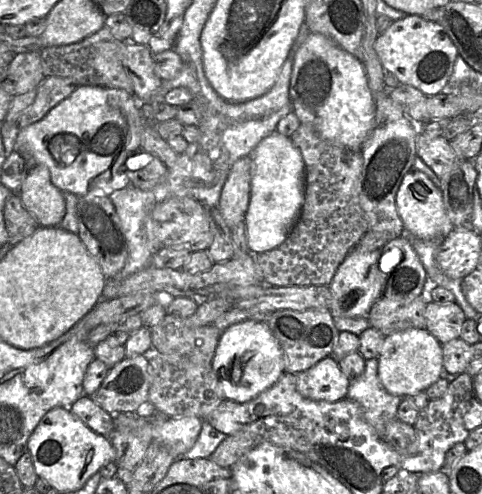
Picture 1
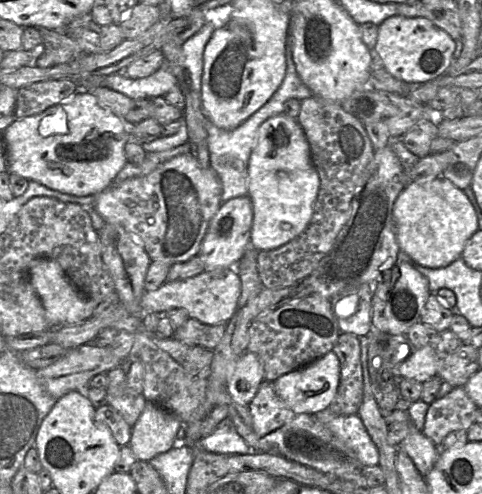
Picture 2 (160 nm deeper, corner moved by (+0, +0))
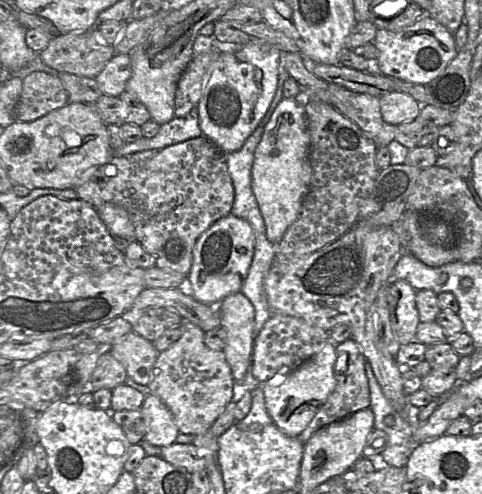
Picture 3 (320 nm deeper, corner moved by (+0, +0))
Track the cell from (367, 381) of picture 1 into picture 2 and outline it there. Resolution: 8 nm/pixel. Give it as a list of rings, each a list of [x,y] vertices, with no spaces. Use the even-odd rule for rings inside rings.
[[[358,414],[336,416],[324,424],[334,434],[332,447],[357,460],[361,469],[379,464],[379,452]]]

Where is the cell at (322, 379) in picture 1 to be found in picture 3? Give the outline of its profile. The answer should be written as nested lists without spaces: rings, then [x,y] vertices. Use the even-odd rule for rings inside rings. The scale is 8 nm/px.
[[[330,340],[313,357],[289,374],[262,385],[266,409],[276,426],[291,437],[299,437],[336,386],[336,349]]]

